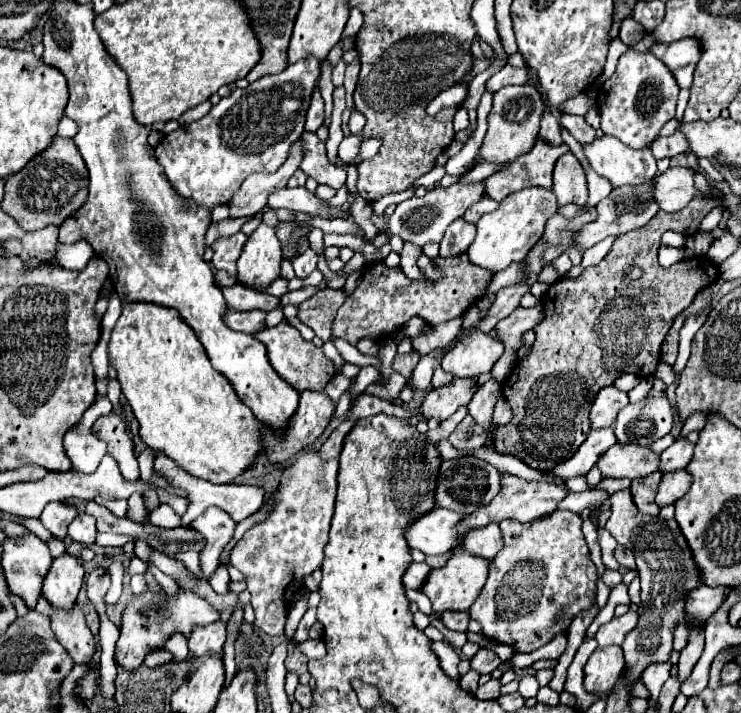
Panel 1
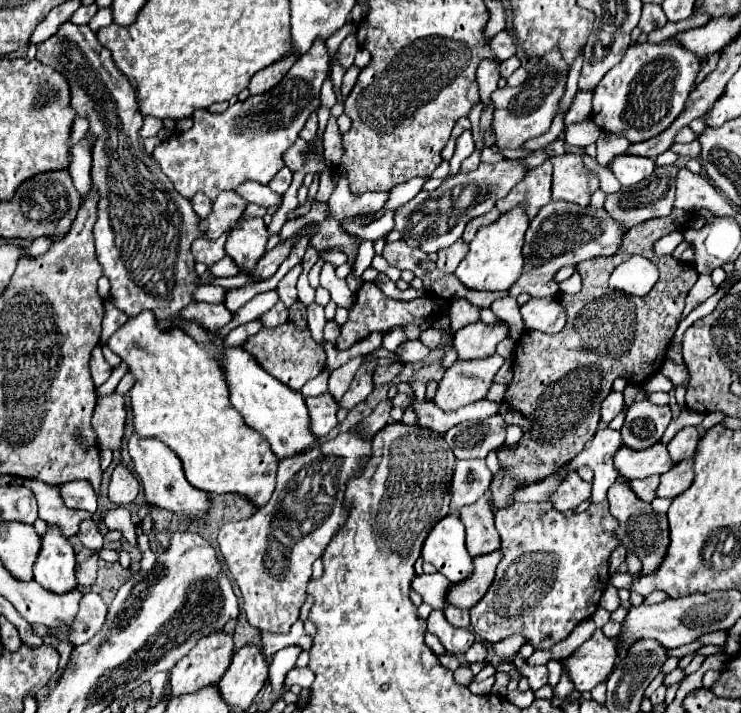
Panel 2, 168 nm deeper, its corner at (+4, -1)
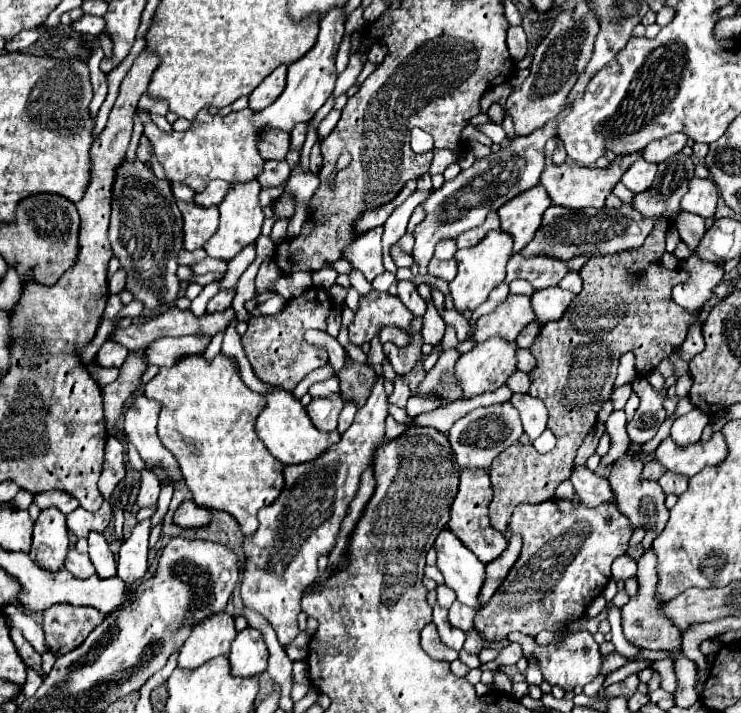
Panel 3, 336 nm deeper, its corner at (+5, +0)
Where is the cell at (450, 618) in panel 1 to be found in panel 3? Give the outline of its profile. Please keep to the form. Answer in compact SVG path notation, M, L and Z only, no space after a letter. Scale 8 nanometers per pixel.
M453 602L453 606L449 608L449 622L455 626L455 628L461 628L465 632L469 632L473 628L473 618L475 618L477 610L471 608L471 606L463 606L461 602Z

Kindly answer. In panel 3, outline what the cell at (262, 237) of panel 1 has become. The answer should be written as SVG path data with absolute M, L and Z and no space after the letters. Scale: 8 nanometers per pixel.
M247 182L247 184L235 184L235 190L231 190L231 194L227 194L227 198L223 200L223 204L219 204L221 210L221 226L217 230L215 236L211 236L211 240L207 240L207 246L203 246L207 250L207 254L211 258L219 258L219 260L233 260L247 244L253 244L259 234L261 234L261 226L263 226L263 210L259 206L259 182Z

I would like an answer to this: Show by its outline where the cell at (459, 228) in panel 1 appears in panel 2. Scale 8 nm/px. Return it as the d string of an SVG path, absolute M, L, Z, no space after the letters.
M458 239L452 247L446 247L446 249L442 249L442 251L438 253L436 267L438 267L440 271L444 271L444 273L454 273L466 253L468 253L468 243L464 243L462 239Z

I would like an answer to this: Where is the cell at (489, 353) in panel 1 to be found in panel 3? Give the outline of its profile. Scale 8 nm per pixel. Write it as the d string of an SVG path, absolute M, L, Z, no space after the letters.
M509 294L503 304L499 304L491 314L485 314L477 320L475 332L471 334L471 340L475 344L481 344L493 336L503 338L505 342L515 342L517 334L533 322L529 296L523 294Z

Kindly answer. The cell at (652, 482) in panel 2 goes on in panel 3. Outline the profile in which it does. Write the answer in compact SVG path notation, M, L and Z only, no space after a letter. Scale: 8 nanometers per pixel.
M651 460L651 462L645 464L645 468L643 468L643 472L641 472L641 478L643 478L643 480L659 480L663 472L665 472L663 466L659 466L655 460Z

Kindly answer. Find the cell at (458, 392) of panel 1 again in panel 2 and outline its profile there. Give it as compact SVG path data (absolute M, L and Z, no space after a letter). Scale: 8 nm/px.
M494 353L488 359L456 361L442 377L434 403L442 411L456 411L462 405L486 397L494 375L504 365L504 359Z

